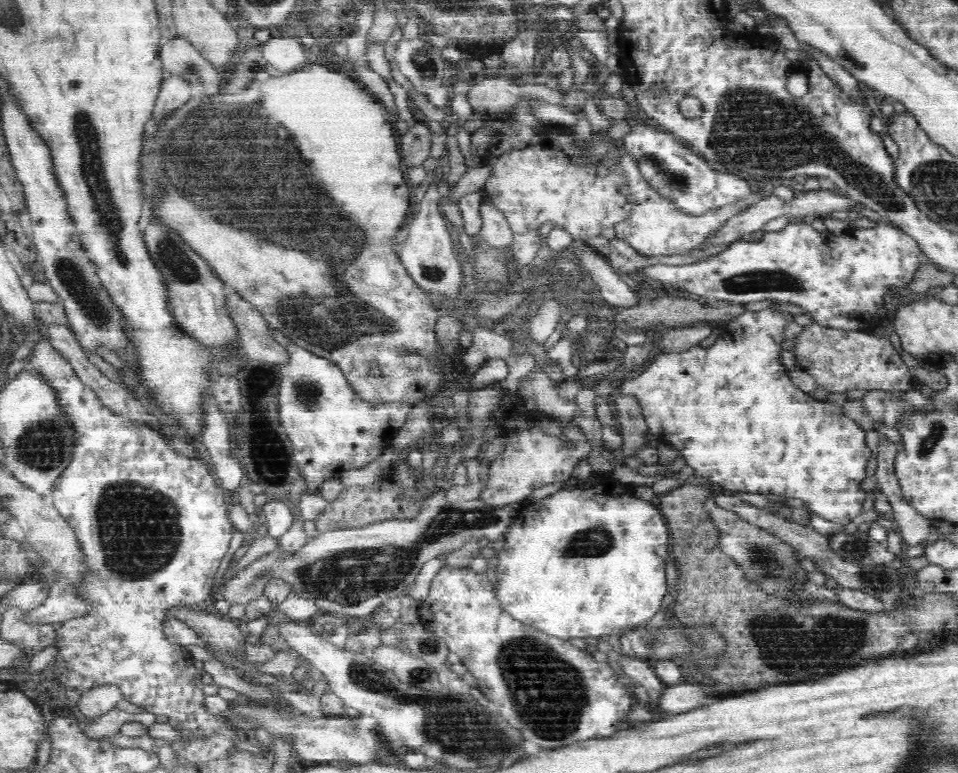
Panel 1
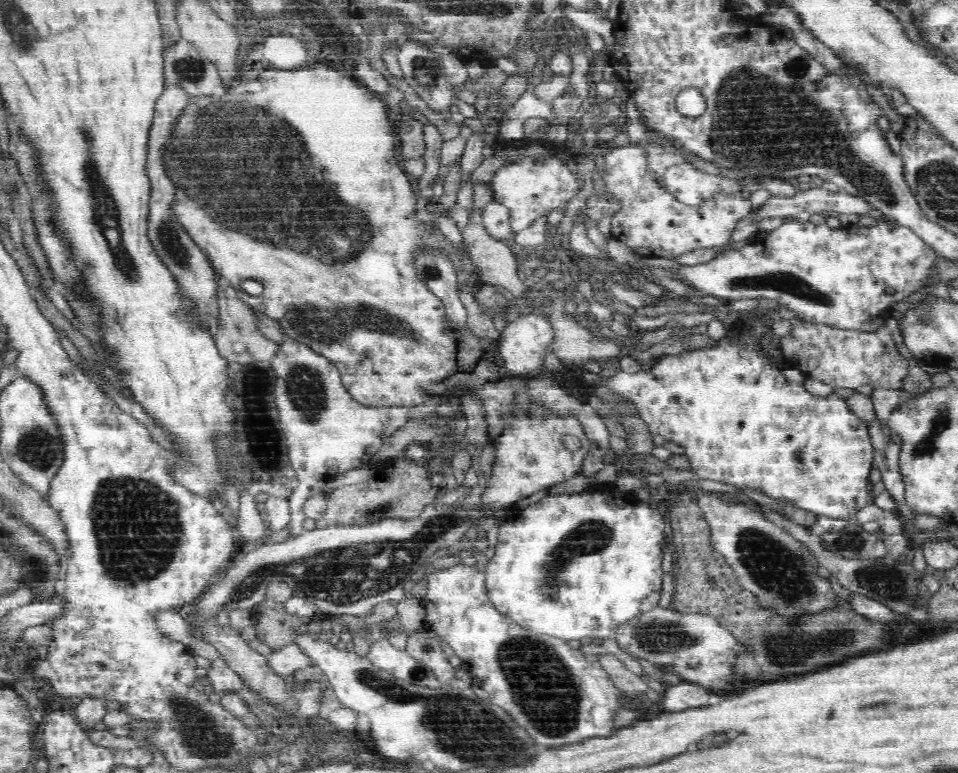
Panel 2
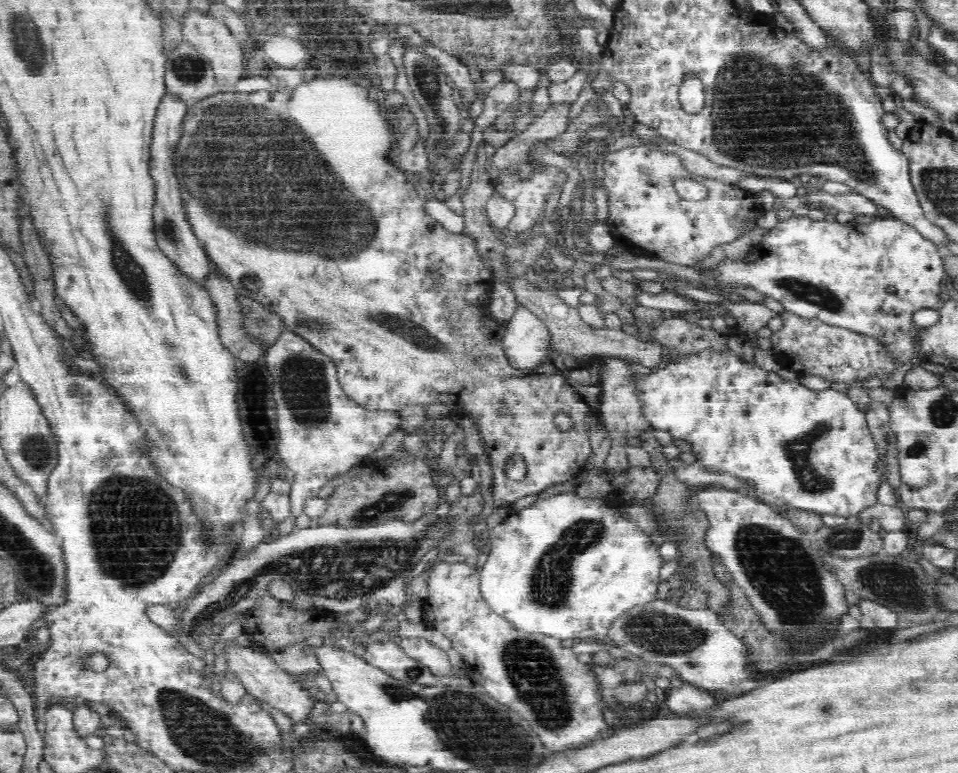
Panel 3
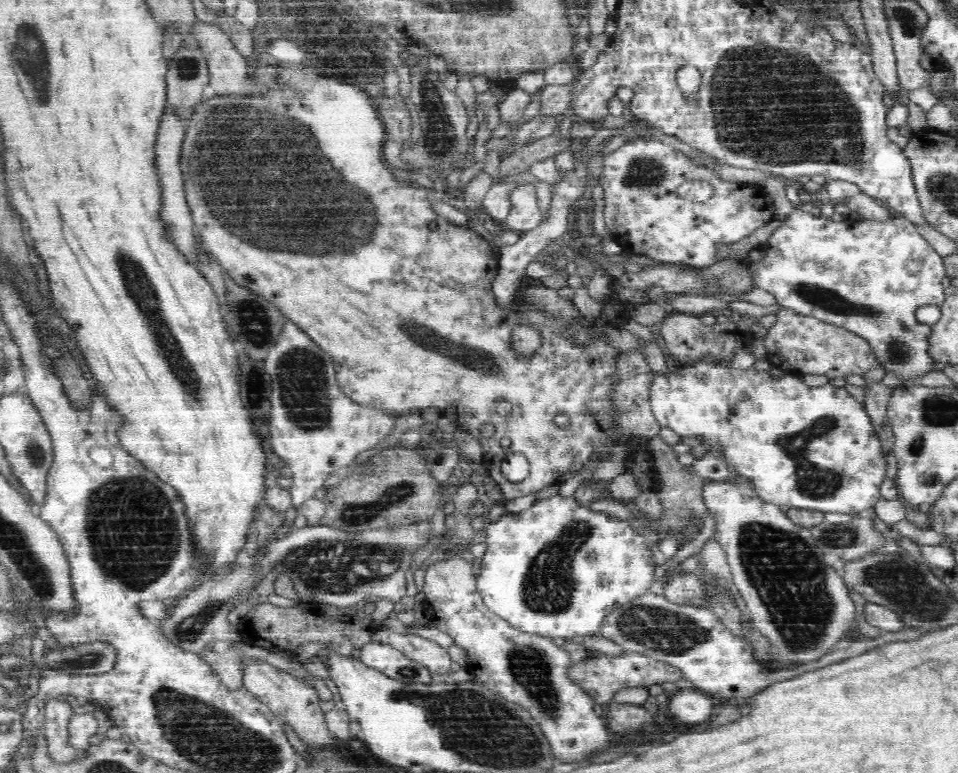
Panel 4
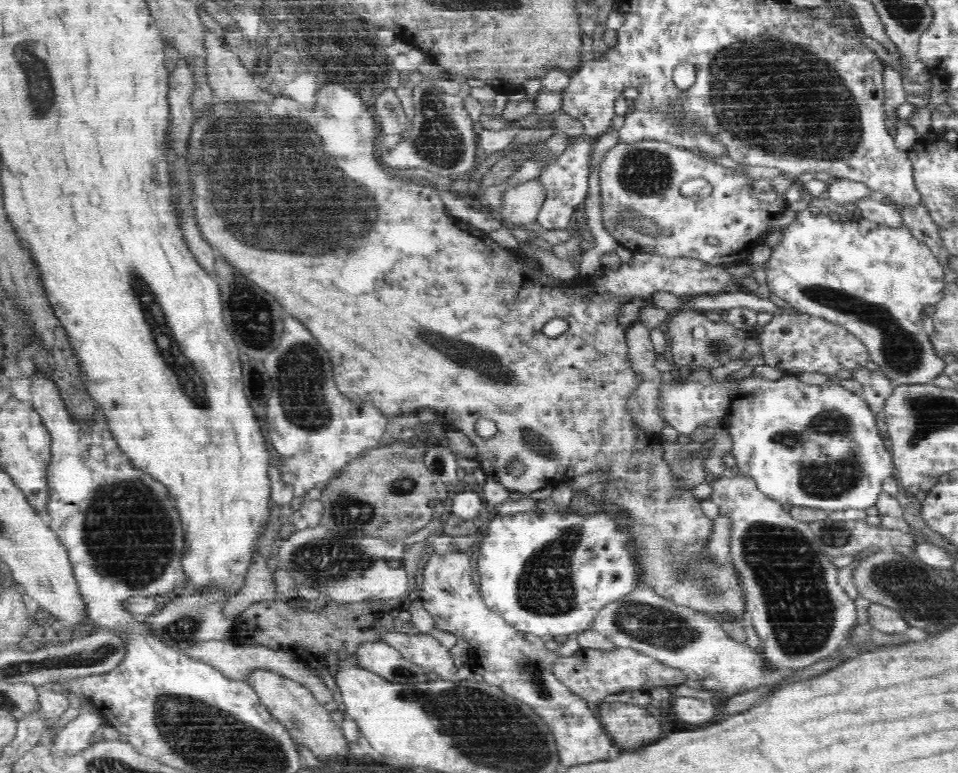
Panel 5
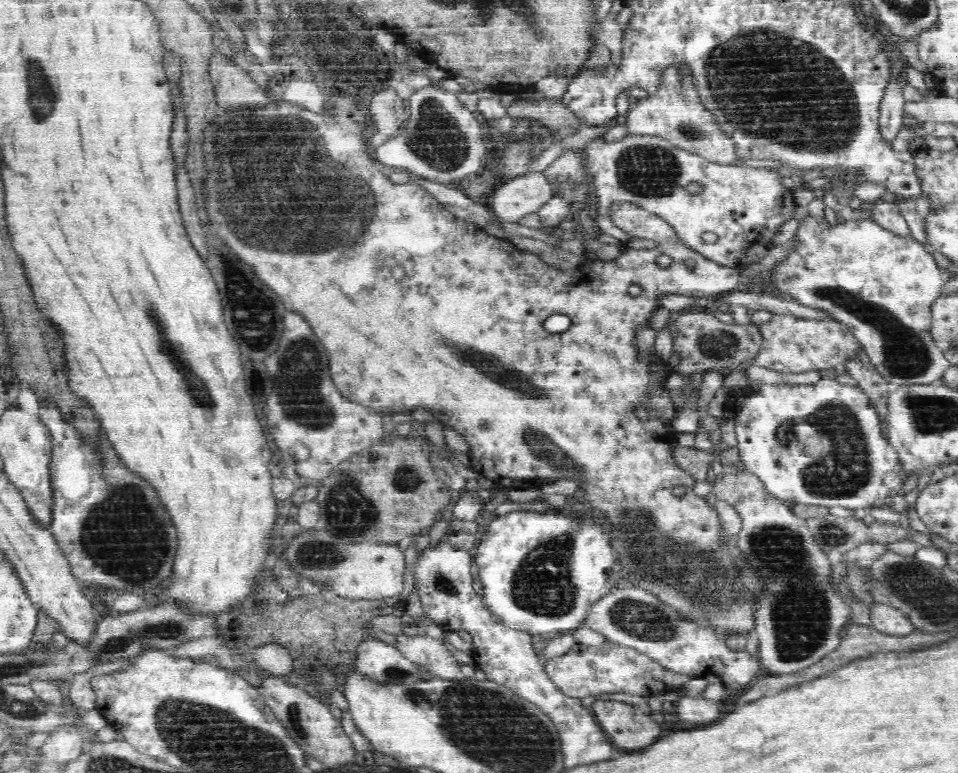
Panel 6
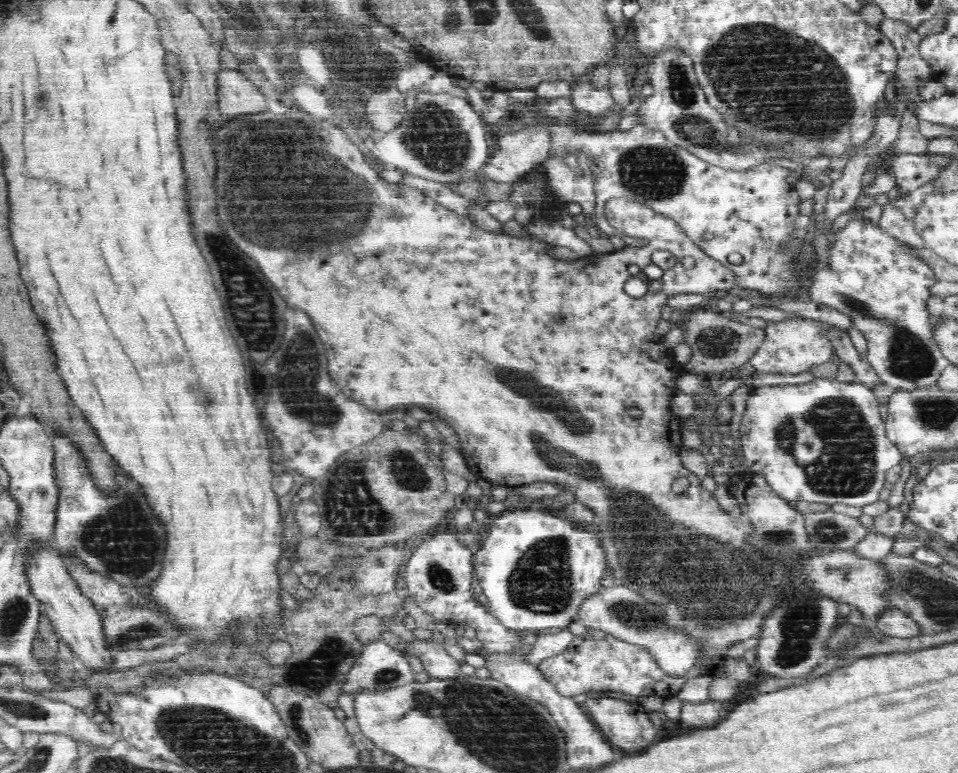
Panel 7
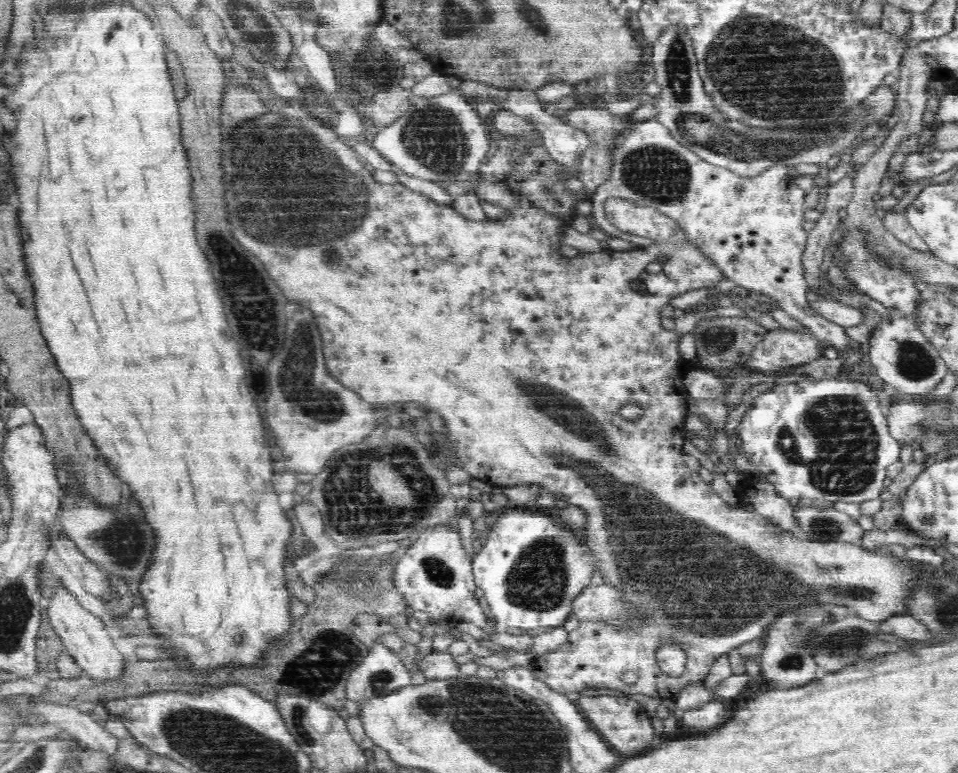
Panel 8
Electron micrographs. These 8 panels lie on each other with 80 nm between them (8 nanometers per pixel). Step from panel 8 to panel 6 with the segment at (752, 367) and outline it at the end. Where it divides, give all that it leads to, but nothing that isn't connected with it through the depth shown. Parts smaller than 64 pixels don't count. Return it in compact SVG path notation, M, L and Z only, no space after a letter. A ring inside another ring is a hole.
M774 315L766 323L758 325L763 341L752 364L781 373L804 373L834 369L848 360L859 360L860 343L853 332L841 322L832 320L814 320L794 316Z

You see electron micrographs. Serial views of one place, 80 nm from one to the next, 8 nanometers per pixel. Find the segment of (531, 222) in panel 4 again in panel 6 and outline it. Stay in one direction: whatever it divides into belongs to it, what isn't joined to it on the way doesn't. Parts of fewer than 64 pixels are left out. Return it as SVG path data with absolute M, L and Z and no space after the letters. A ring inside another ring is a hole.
M528 172L518 178L502 182L494 189L489 207L494 217L500 222L518 222L520 218L538 212L553 195L552 185L545 179L542 172Z

